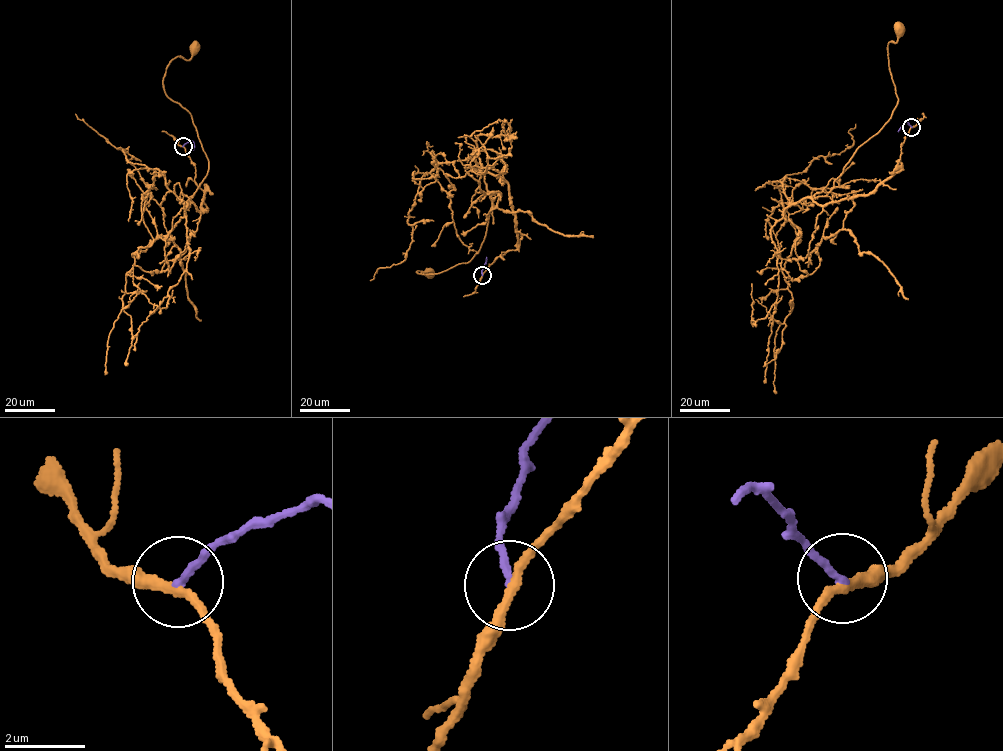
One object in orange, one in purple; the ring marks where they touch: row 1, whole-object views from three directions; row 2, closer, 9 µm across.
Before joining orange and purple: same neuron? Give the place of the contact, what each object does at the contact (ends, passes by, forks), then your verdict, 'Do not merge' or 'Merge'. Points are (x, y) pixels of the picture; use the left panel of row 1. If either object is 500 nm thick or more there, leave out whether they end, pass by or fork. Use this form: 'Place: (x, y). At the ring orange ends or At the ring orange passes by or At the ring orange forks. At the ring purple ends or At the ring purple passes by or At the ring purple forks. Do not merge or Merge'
Place: (183, 146). At the ring orange passes by. At the ring purple ends. Do not merge

